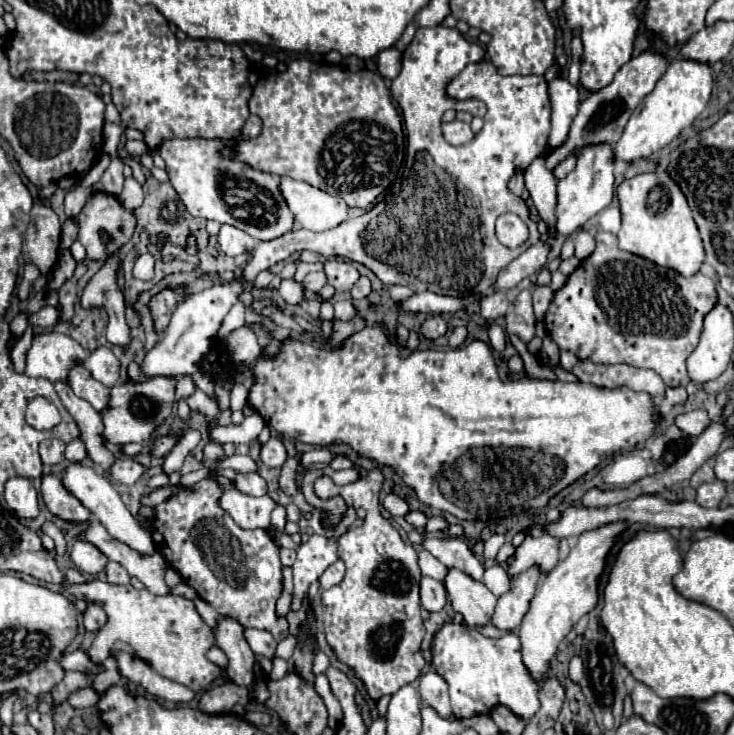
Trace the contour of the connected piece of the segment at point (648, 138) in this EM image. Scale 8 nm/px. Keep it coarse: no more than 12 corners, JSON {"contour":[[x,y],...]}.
{"contour":[[673,60],[631,114],[615,160],[647,158],[705,110],[711,68]]}

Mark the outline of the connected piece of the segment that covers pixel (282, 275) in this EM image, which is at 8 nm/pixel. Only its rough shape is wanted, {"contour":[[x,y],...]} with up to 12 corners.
{"contour":[[288,262],[274,277],[268,288],[277,289],[284,279],[293,278],[297,262]]}

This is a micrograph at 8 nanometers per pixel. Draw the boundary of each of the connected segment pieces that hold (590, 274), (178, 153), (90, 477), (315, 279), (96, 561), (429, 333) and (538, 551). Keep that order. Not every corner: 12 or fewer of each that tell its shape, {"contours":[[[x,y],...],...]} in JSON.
{"contours":[[[597,246],[545,314],[559,350],[687,386],[717,302],[685,278]],[[223,140],[159,146],[193,216],[263,242],[293,218],[271,174],[219,154]],[[83,464],[63,484],[107,528],[141,556],[151,534],[137,524],[119,492]],[[309,272],[303,288],[319,292],[327,284],[323,272]],[[75,542],[71,560],[83,574],[105,570],[107,558],[89,542]],[[429,316],[421,324],[421,336],[435,340],[447,332],[441,316]],[[527,536],[515,550],[509,576],[539,564],[543,572],[559,562],[559,538]]]}

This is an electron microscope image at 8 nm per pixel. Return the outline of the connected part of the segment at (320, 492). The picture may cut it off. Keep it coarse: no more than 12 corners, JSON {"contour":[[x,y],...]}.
{"contour":[[383,472],[313,484],[367,510],[337,540],[327,644],[375,702],[417,680],[417,552],[379,514]]}

